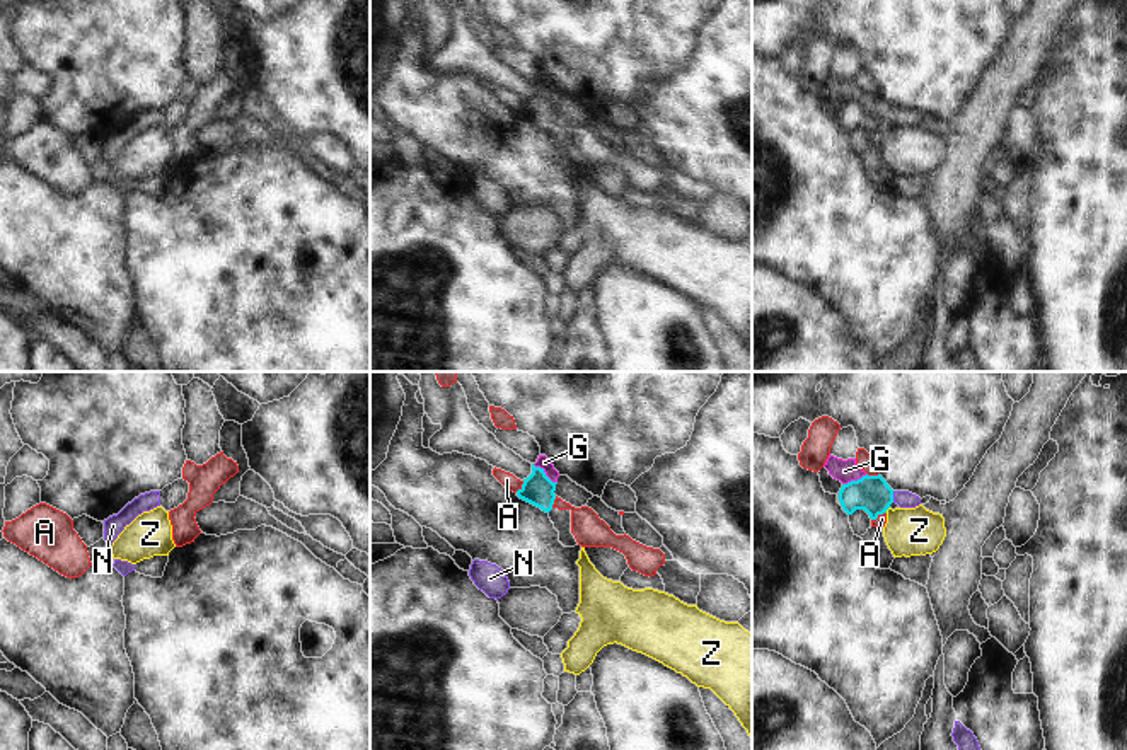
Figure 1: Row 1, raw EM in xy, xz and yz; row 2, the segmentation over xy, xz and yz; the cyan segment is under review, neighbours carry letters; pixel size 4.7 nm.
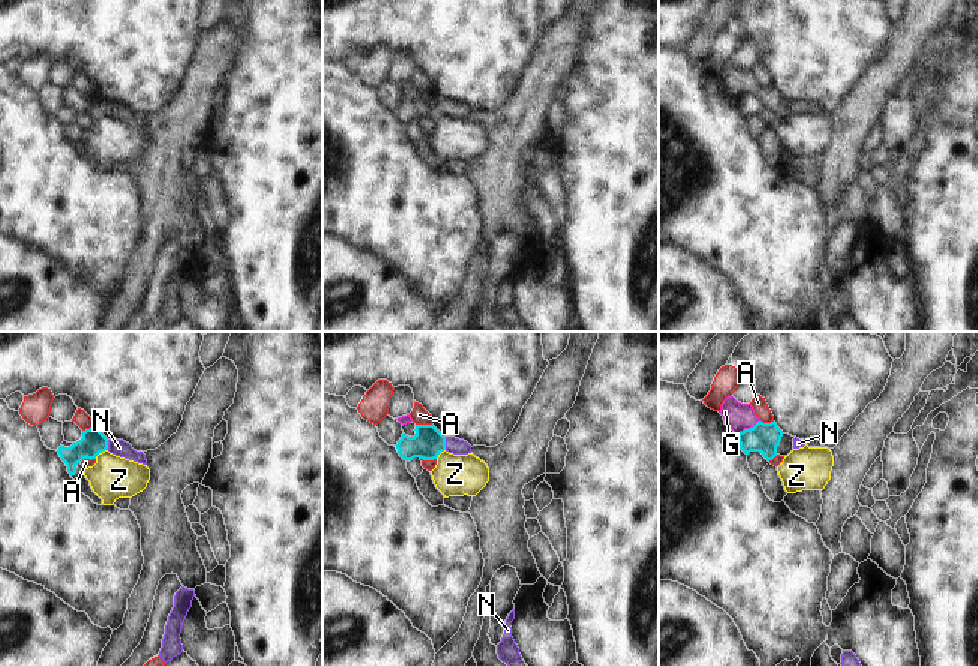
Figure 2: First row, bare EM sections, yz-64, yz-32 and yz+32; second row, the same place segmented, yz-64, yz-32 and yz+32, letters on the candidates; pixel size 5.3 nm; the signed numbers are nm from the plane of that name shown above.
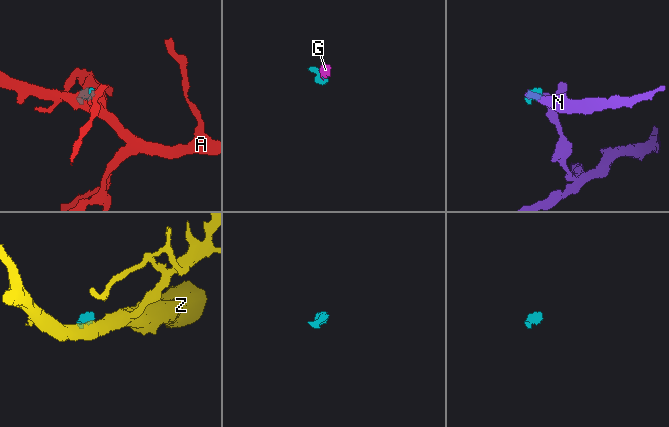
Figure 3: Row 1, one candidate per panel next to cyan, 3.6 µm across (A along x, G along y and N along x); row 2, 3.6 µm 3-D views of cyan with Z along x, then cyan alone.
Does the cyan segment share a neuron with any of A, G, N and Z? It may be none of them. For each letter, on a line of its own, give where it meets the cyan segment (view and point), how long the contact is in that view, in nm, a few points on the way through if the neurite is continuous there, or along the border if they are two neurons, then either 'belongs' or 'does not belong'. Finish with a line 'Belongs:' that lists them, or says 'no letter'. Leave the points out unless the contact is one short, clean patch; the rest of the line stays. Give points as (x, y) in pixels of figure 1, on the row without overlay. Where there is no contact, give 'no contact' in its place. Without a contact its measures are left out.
A: contact xz (522, 104); length 70 nm; does not belong
G: contact xz (544, 91); length 150 nm; way xz (537, 108), (544, 91), (543, 79); belongs
N: contact yz (892, 115); length 60 nm; way yz (872, 111), (875, 115), (892, 115), (902, 116); belongs
Z: contact yz (887, 126); length 40 nm; border yz (889, 125), (885, 130); does not belong
Belongs: G, N

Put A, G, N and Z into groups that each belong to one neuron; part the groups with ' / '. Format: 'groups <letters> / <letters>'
groups A / G N / Z

